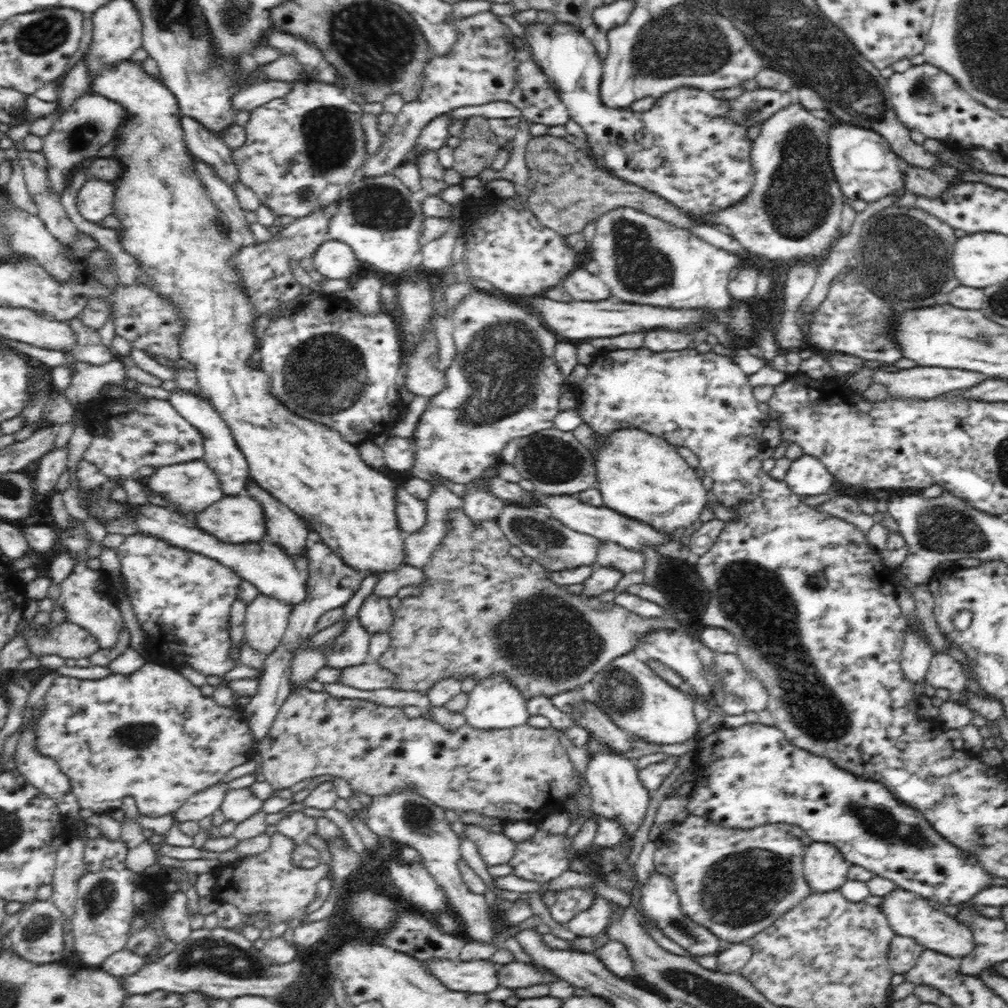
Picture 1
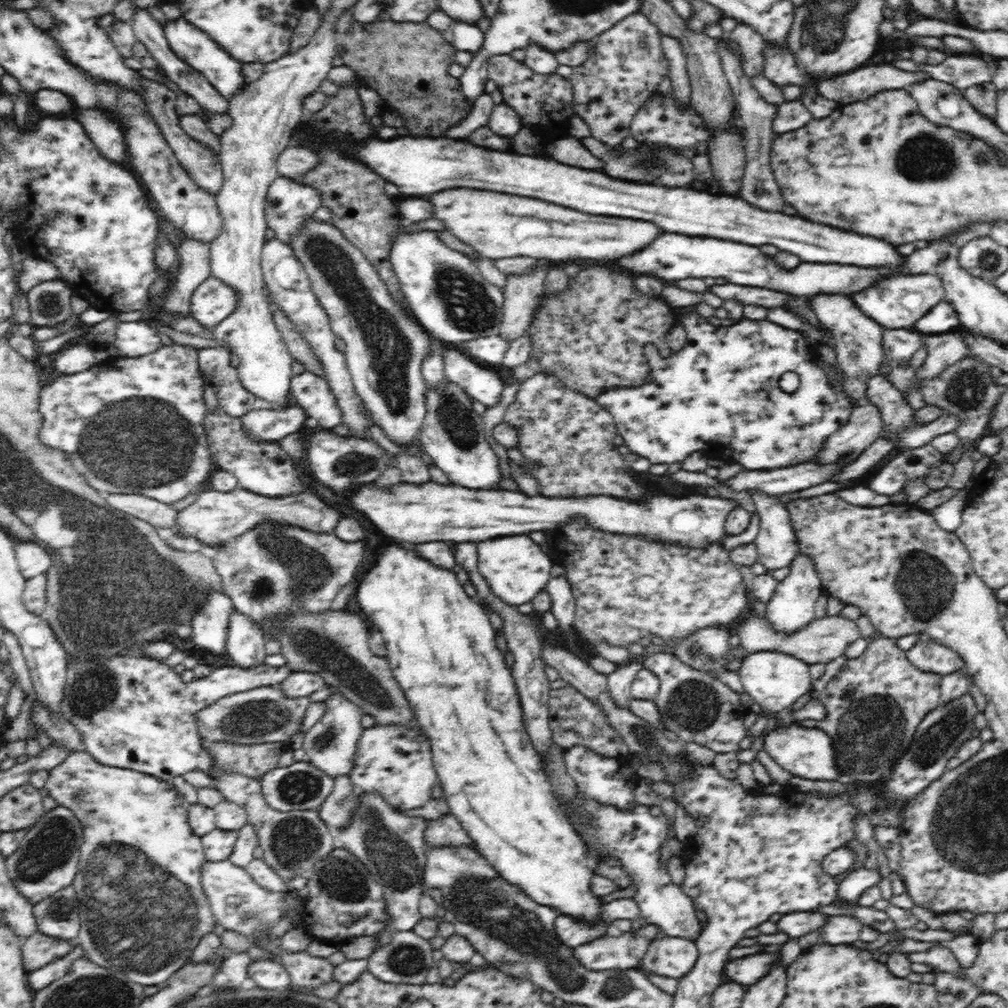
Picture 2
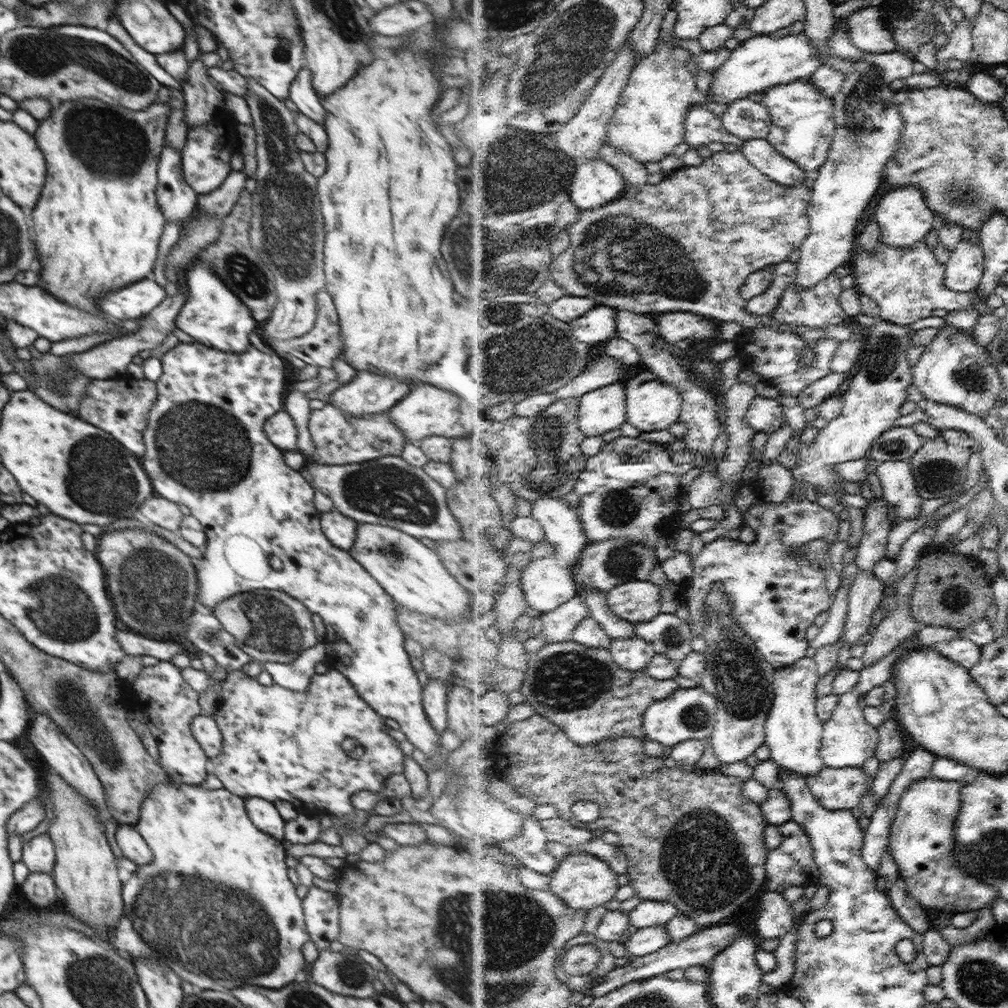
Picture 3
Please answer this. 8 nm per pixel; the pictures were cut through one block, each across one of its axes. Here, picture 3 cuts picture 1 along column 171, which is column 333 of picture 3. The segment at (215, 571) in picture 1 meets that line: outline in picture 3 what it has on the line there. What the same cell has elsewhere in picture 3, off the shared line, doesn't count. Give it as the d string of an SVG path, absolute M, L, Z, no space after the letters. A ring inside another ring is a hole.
M198 342L194 343L181 343L174 348L169 349L163 357L160 358L163 366L162 375L160 379L155 382L158 390L158 397L152 405L152 409L148 411L148 417L146 417L146 429L144 429L144 444L146 446L146 453L140 459L145 473L148 475L148 479L152 483L152 489L158 492L158 496L166 498L166 500L172 500L175 504L183 505L190 509L200 525L204 528L204 532L207 536L207 544L203 549L202 561L203 565L198 566L198 575L196 580L198 582L197 602L202 604L201 610L211 612L216 608L216 605L220 604L220 601L228 599L238 593L256 590L256 589L268 589L275 591L282 591L295 598L302 603L310 613L318 614L320 619L325 625L325 642L330 646L335 642L348 642L349 646L353 650L353 654L337 654L329 650L326 655L326 661L330 666L336 670L339 670L348 680L354 685L354 689L358 691L360 697L372 707L381 717L393 718L400 725L400 730L406 735L408 741L410 741L414 747L418 748L426 759L436 761L439 765L439 771L447 776L448 783L466 783L469 780L473 780L480 775L481 767L478 763L473 762L458 753L454 748L454 751L450 753L444 752L442 743L440 742L441 734L432 727L432 723L428 721L426 713L424 712L422 697L423 687L418 681L408 653L405 649L404 633L399 628L397 622L396 606L398 603L388 594L379 584L374 577L360 565L348 551L341 550L334 547L332 543L328 541L328 537L324 534L321 528L321 513L316 509L314 505L313 497L315 494L314 488L307 478L295 471L293 468L286 465L284 461L283 451L279 447L274 445L264 432L264 422L267 418L270 418L273 414L283 410L283 400L286 398L288 391L286 390L286 368L284 368L283 359L278 356L276 352L272 354L266 354L266 352L260 352L258 348L254 348L253 345L248 348L244 353L224 353L221 350L210 348L209 346L202 345ZM270 556L276 556L280 562L282 562L282 570L274 570L270 566Z

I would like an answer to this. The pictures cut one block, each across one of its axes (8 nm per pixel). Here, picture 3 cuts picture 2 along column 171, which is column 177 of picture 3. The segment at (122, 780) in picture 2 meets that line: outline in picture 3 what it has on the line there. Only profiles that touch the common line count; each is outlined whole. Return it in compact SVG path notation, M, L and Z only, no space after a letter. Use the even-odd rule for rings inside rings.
M168 780L166 783L154 785L152 790L146 793L146 798L140 805L140 816L135 827L150 846L154 859L147 865L137 865L132 877L122 885L124 916L120 917L119 924L116 924L116 932L106 935L107 941L114 946L114 949L119 948L128 952L133 959L155 959L156 962L163 963L164 967L176 972L176 975L180 974L180 978L184 978L184 982L196 982L196 986L204 986L204 982L208 978L220 978L220 982L224 982L224 986L244 986L244 982L248 982L248 984L252 982L252 986L264 986L264 988L276 990L276 988L282 988L282 986L287 986L290 982L301 978L302 971L306 968L306 962L302 956L302 946L311 940L305 924L302 899L296 895L296 885L288 877L287 854L282 841L276 840L273 836L263 833L254 826L247 815L243 797L236 796L224 788L207 790L197 785Z

